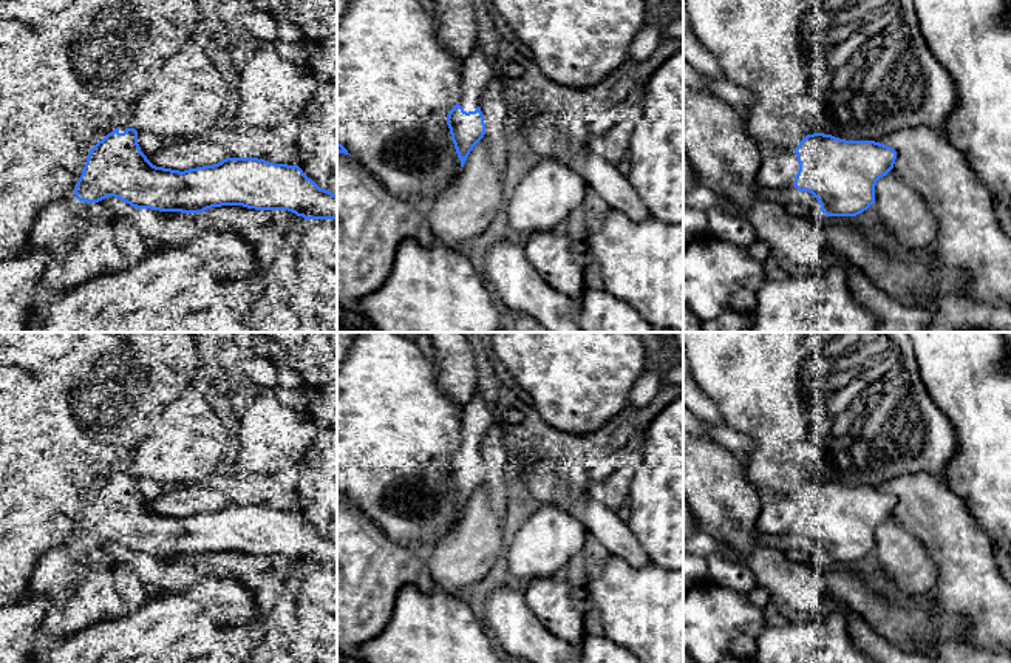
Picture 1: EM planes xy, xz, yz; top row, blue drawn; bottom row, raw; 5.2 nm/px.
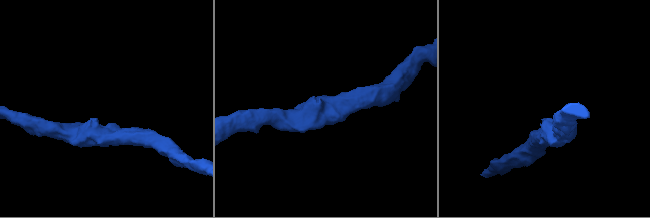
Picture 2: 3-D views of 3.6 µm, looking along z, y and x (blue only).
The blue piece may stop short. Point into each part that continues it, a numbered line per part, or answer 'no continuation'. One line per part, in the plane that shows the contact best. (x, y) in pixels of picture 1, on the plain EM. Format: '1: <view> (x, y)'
1: xz (475, 414)

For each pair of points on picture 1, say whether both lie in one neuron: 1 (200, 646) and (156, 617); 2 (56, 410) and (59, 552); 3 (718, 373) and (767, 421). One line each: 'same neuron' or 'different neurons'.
1: same neuron
2: different neurons
3: same neuron

